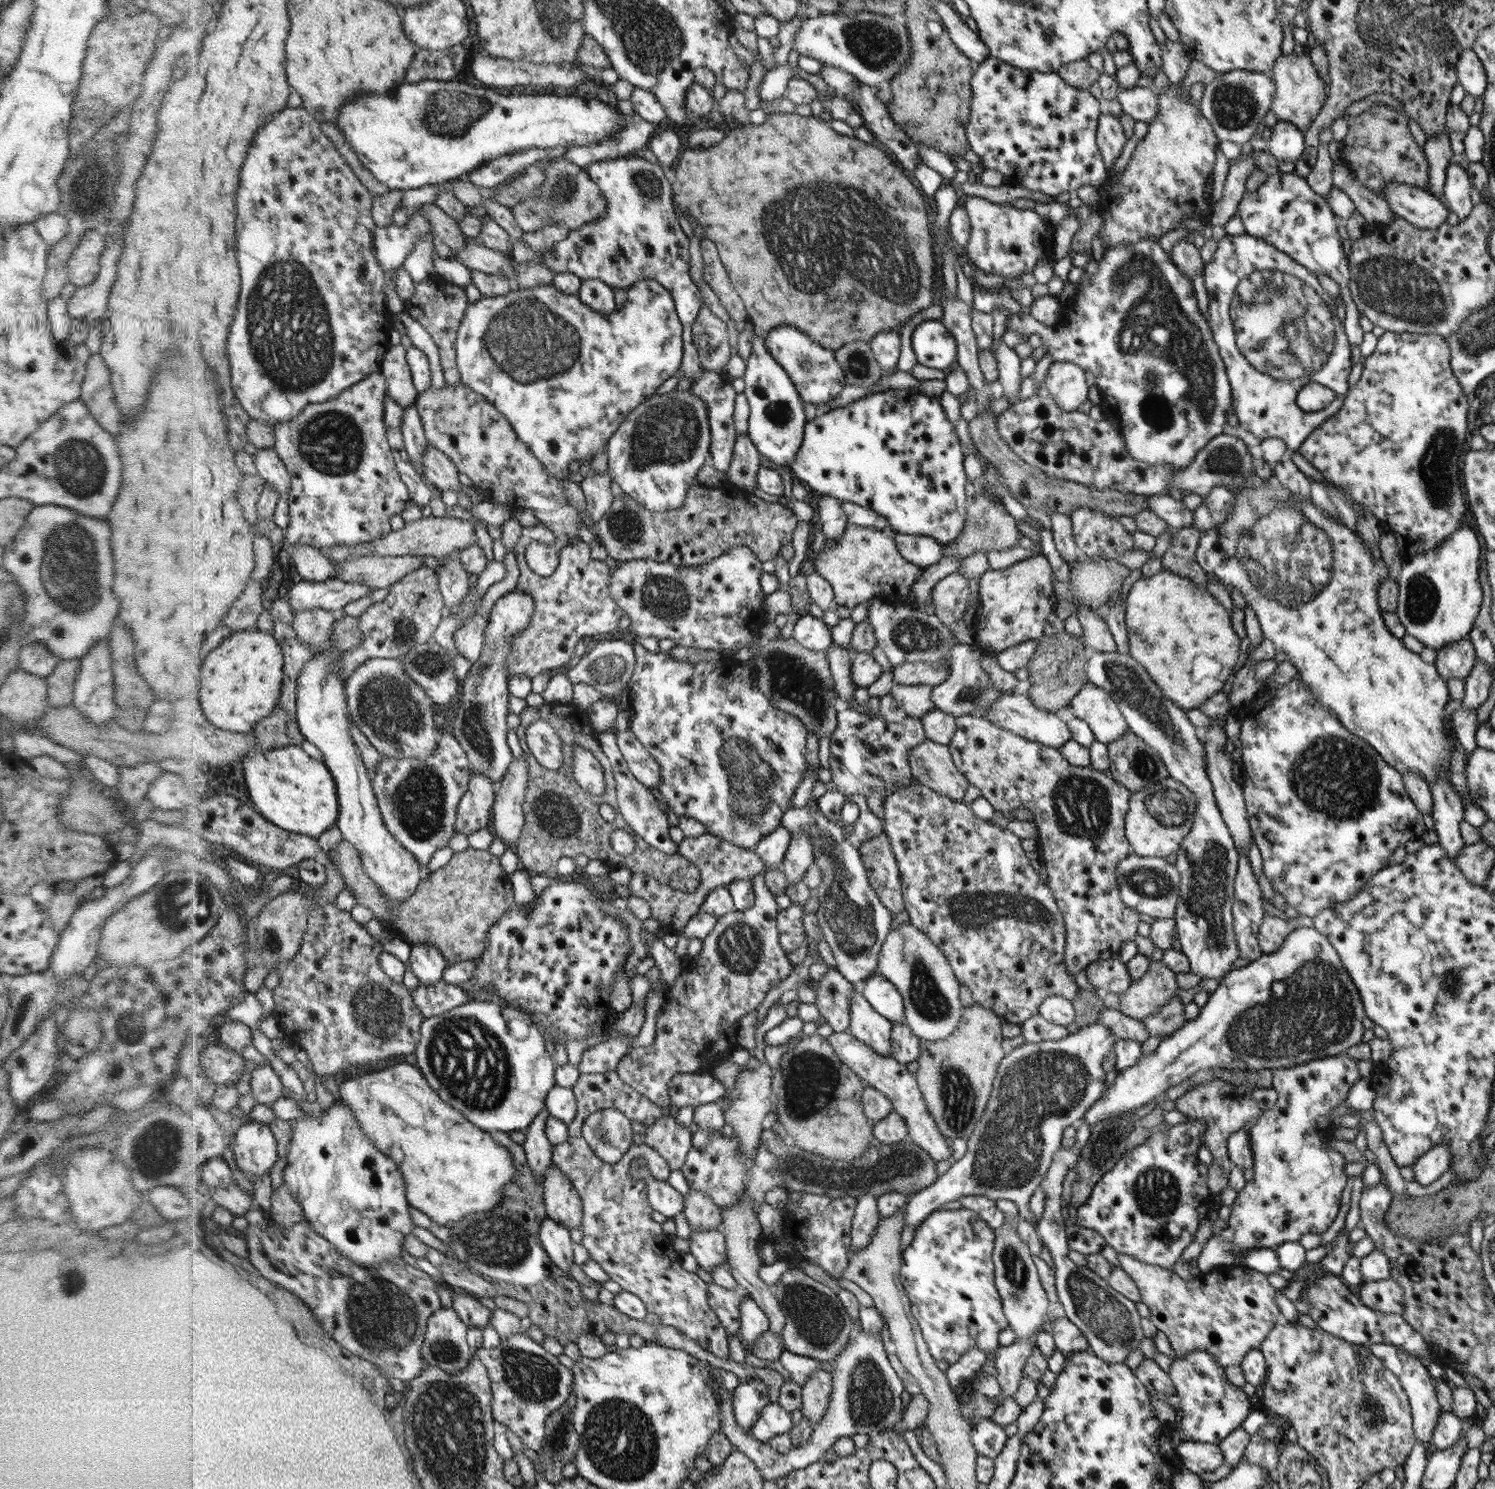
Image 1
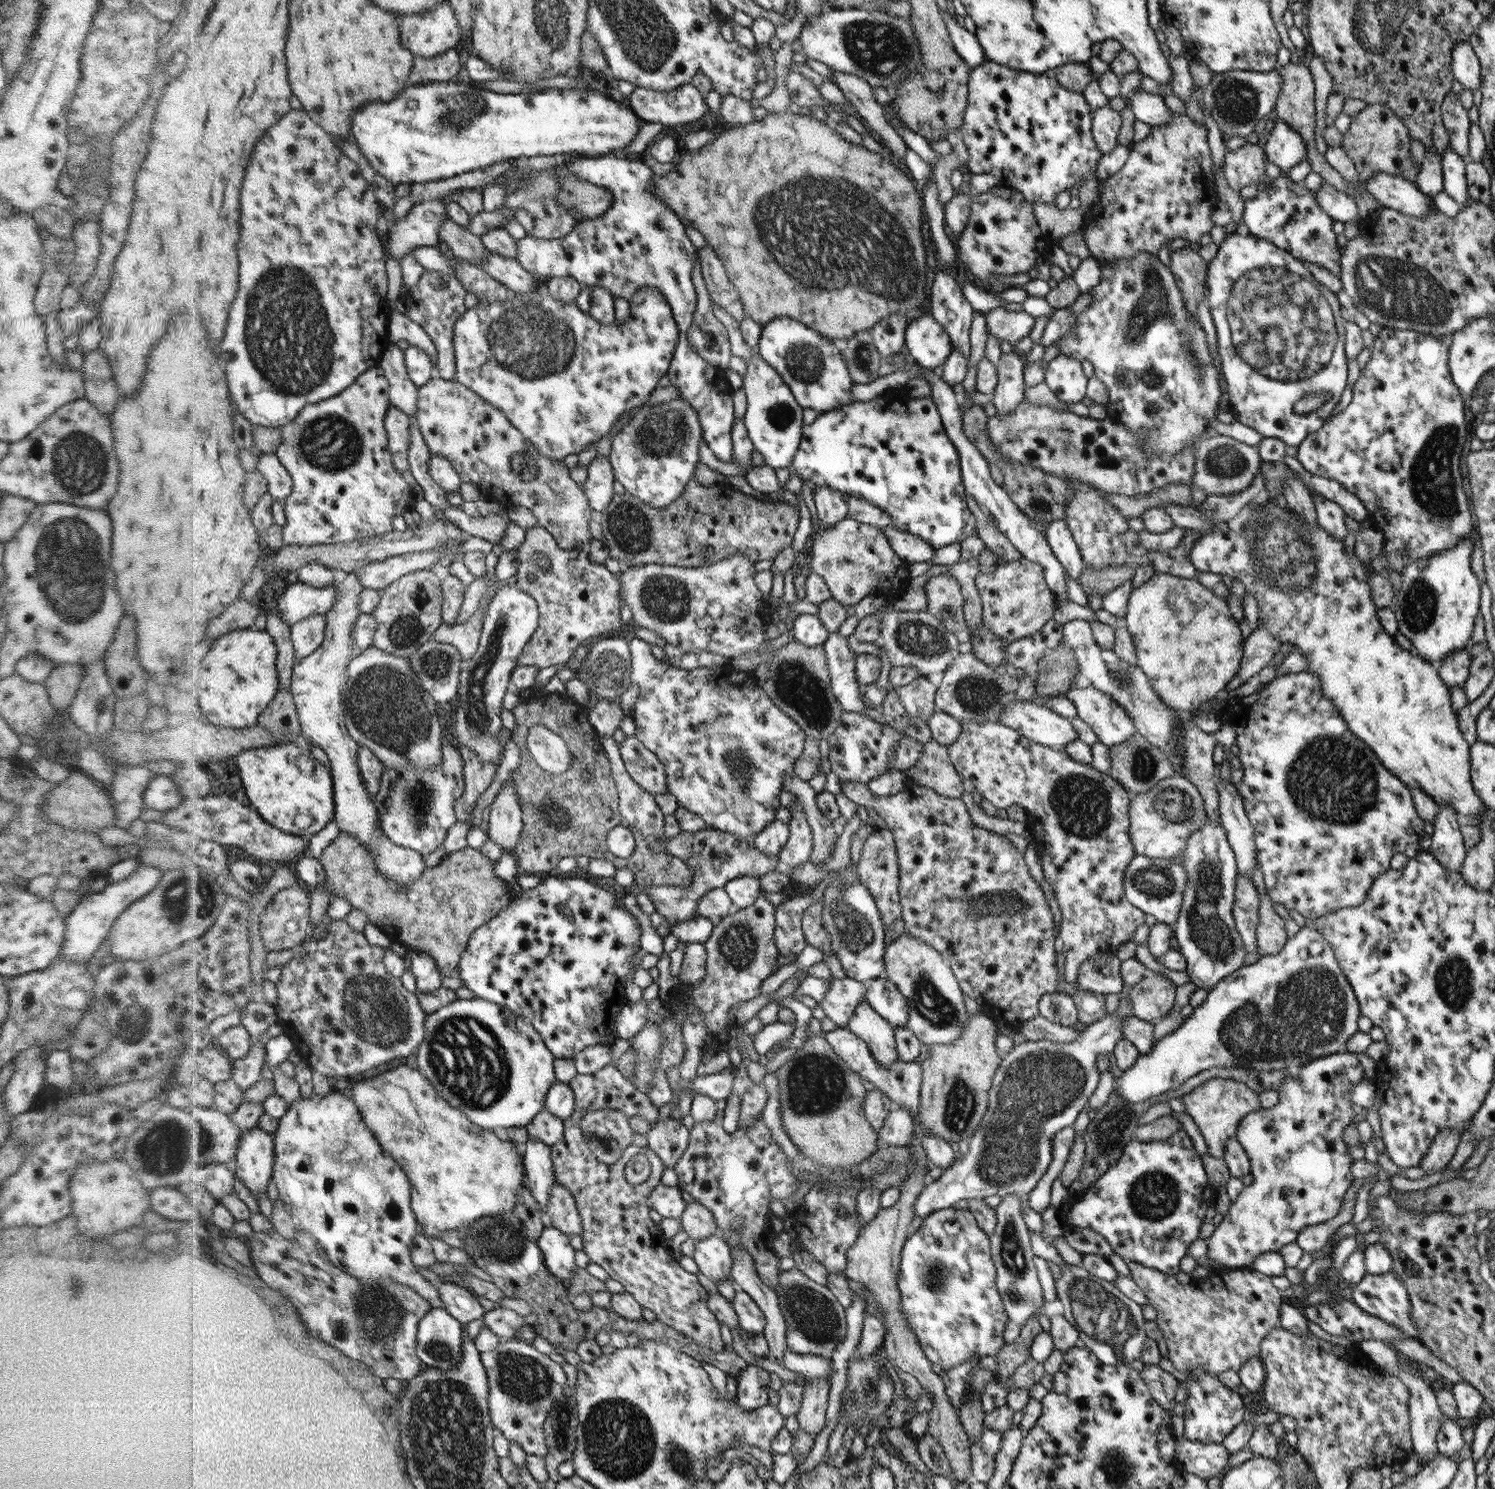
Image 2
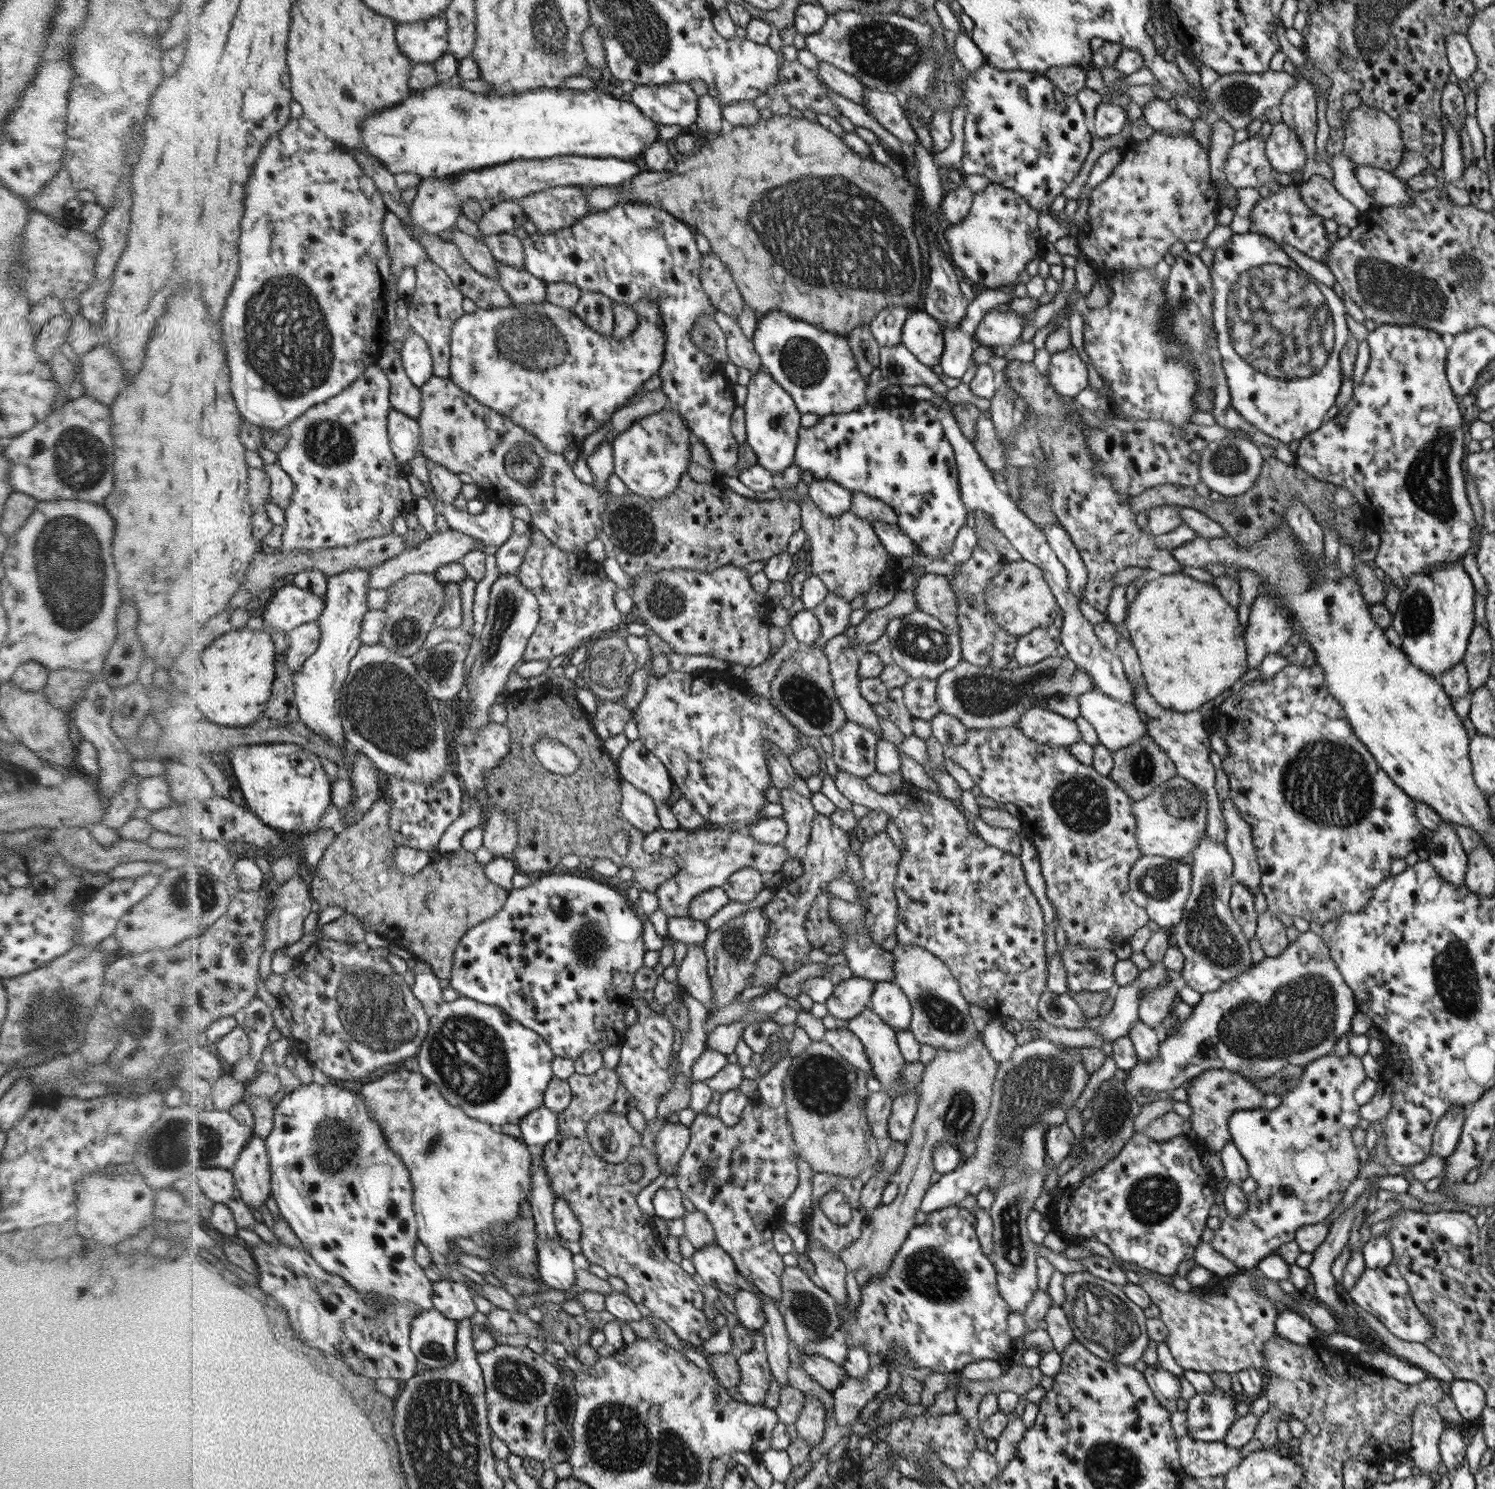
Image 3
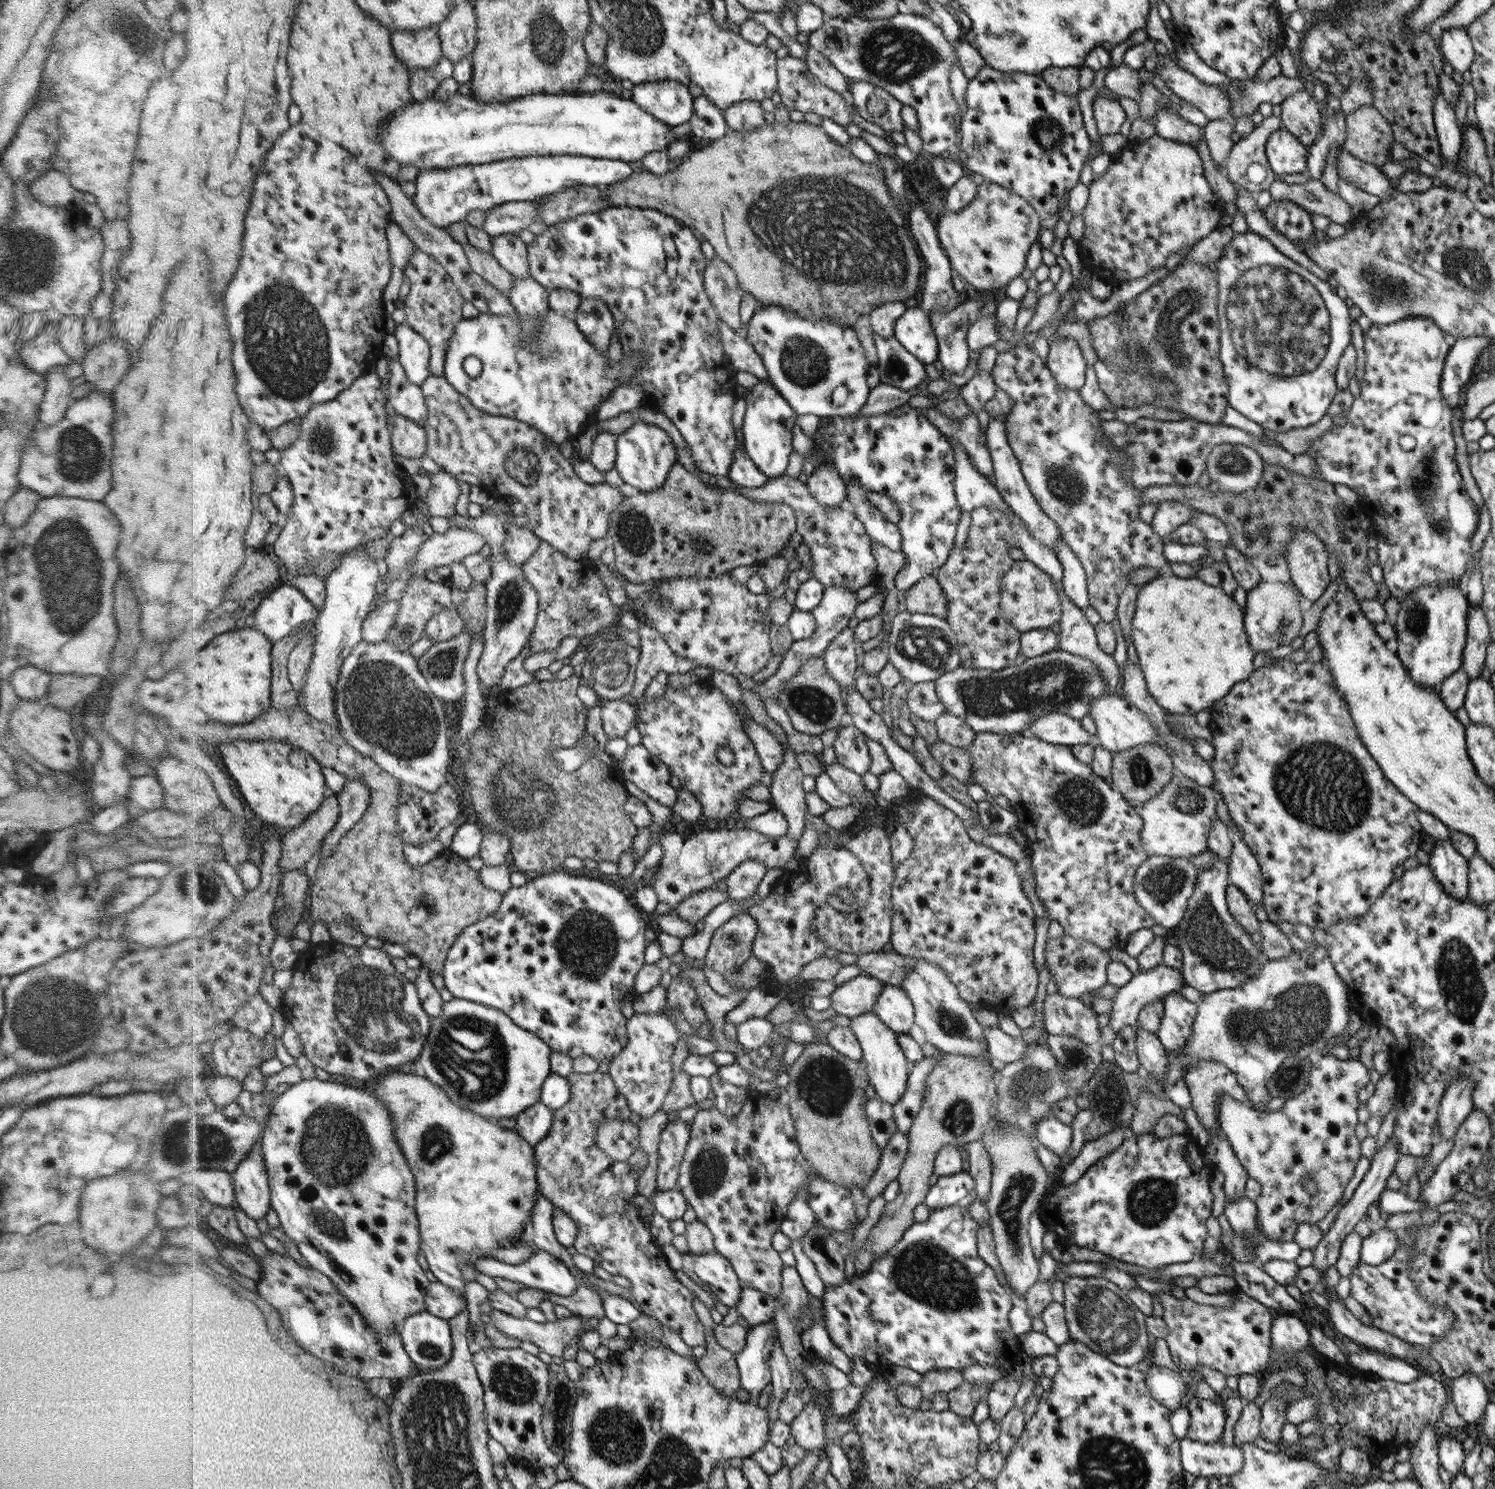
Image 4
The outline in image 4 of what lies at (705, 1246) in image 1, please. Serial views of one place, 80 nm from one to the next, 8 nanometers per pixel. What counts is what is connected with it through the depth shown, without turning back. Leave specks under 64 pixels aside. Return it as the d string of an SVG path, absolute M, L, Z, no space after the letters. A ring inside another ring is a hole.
M718 1251L693 1255L693 1271L718 1297L718 1303L736 1307L741 1297L741 1281L730 1261Z

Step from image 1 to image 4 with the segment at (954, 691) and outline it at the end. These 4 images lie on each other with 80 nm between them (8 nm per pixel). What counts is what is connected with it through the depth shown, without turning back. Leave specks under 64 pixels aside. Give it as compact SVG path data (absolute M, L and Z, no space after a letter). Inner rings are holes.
M1052 648L1042 656L998 671L959 666L942 673L934 684L938 698L947 706L947 712L963 718L976 733L1013 734L1026 733L1035 718L1049 712L1080 721L1091 712L1093 698L1106 693L1102 676L1090 659Z

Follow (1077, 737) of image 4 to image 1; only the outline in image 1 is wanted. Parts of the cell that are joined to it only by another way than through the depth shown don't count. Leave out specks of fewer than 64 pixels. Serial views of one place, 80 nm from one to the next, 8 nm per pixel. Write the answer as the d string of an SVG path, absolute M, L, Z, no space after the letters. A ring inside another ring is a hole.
M1006 692L1001 694L987 710L985 717L996 726L1007 727L1014 734L1051 747L1061 747L1072 738L1067 722L1056 713L1039 709L1026 694Z

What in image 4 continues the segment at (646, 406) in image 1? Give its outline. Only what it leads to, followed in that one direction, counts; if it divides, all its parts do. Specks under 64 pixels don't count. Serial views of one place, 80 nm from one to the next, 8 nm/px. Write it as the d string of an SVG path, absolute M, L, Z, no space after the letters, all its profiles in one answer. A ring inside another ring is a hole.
M639 416L623 434L616 438L615 468L629 491L650 492L666 484L672 466L678 464L676 446L673 441L658 428L640 420Z

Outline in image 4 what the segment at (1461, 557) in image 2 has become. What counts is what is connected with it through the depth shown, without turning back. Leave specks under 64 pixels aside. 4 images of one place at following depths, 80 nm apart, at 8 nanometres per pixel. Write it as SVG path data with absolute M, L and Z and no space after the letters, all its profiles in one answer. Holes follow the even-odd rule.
M1459 580L1415 590L1398 611L1396 632L1398 658L1416 685L1439 691L1444 680L1461 668L1467 637L1466 615L1470 602L1458 589Z

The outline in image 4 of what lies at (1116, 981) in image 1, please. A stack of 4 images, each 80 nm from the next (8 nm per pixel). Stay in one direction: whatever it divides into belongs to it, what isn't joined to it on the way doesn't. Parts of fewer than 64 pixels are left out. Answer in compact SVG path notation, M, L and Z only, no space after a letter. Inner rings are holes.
M1062 934L1057 938L1049 938L1044 950L1045 974L1047 978L1054 978L1058 986L1058 994L1068 997L1080 997L1084 993L1098 991L1107 983L1106 972L1108 964L1115 959L1109 950L1086 942L1086 940Z

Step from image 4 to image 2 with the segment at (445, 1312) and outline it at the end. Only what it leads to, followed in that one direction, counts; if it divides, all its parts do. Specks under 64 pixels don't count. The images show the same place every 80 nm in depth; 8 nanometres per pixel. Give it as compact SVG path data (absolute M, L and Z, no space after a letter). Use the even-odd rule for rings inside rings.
M444 1279L437 1290L439 1290L439 1299L448 1314L459 1319L464 1326L472 1320L483 1318L484 1309L468 1288Z

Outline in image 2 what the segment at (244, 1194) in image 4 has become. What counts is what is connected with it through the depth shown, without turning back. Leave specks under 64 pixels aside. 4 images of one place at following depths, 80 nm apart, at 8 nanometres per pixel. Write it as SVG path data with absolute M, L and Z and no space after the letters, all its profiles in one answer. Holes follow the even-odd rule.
M261 1127L246 1130L243 1134L240 1152L237 1156L237 1176L243 1181L243 1184L251 1190L253 1194L260 1198L260 1194L268 1192L270 1182L275 1174L276 1168L276 1141L275 1135L266 1132Z

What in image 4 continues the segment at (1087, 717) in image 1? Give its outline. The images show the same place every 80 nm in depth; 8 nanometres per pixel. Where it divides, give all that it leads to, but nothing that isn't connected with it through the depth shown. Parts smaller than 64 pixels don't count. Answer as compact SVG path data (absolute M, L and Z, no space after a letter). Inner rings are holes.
M1107 692L1103 696L1093 698L1089 714L1096 723L1098 744L1106 747L1112 753L1144 746L1156 742L1156 730L1153 729L1148 715L1127 700Z

